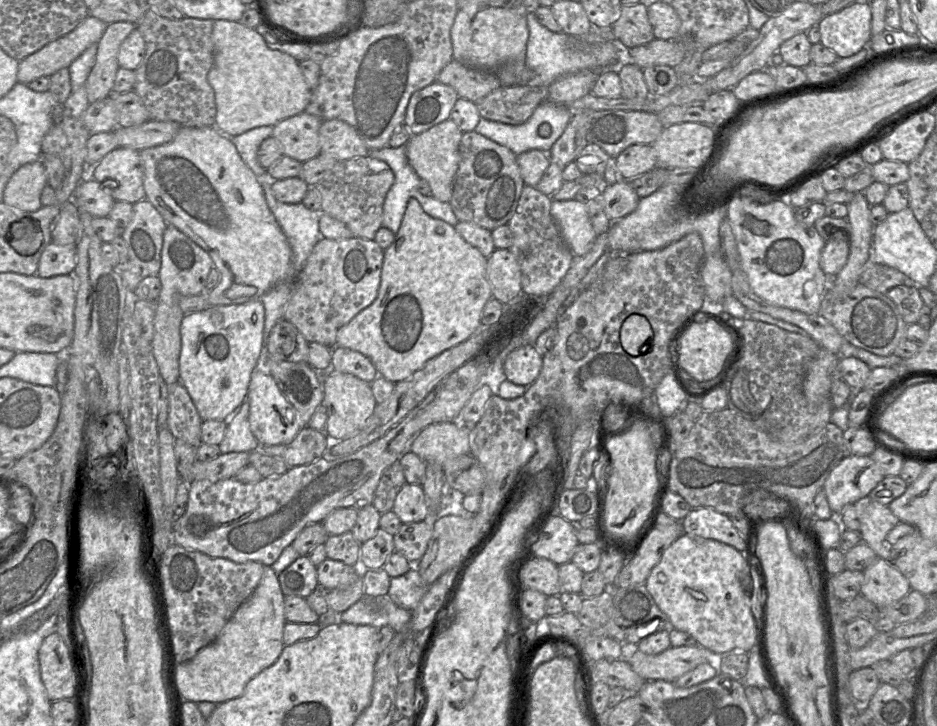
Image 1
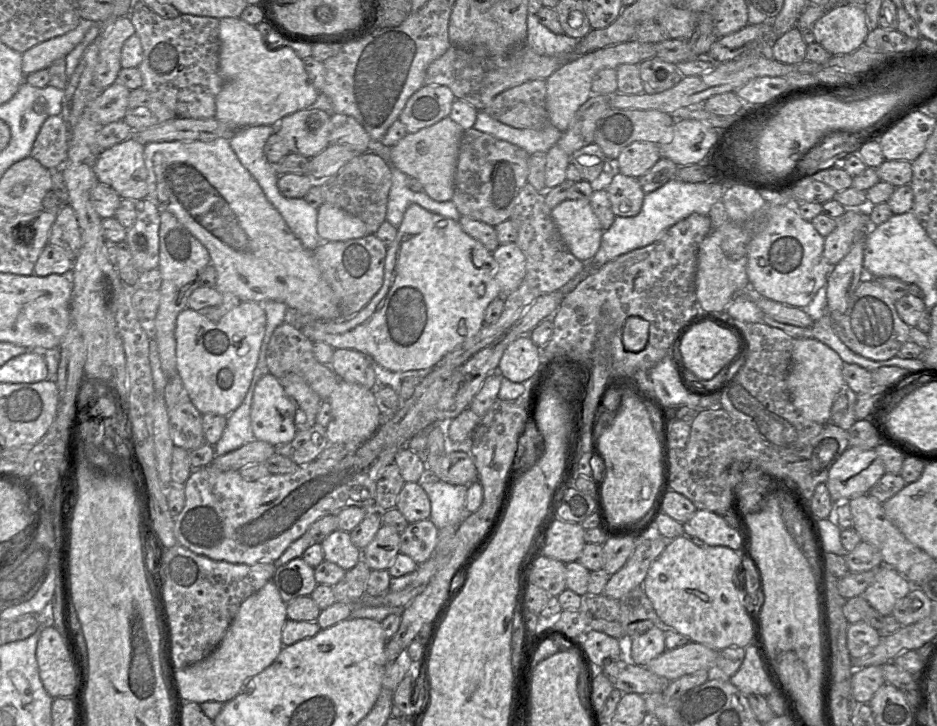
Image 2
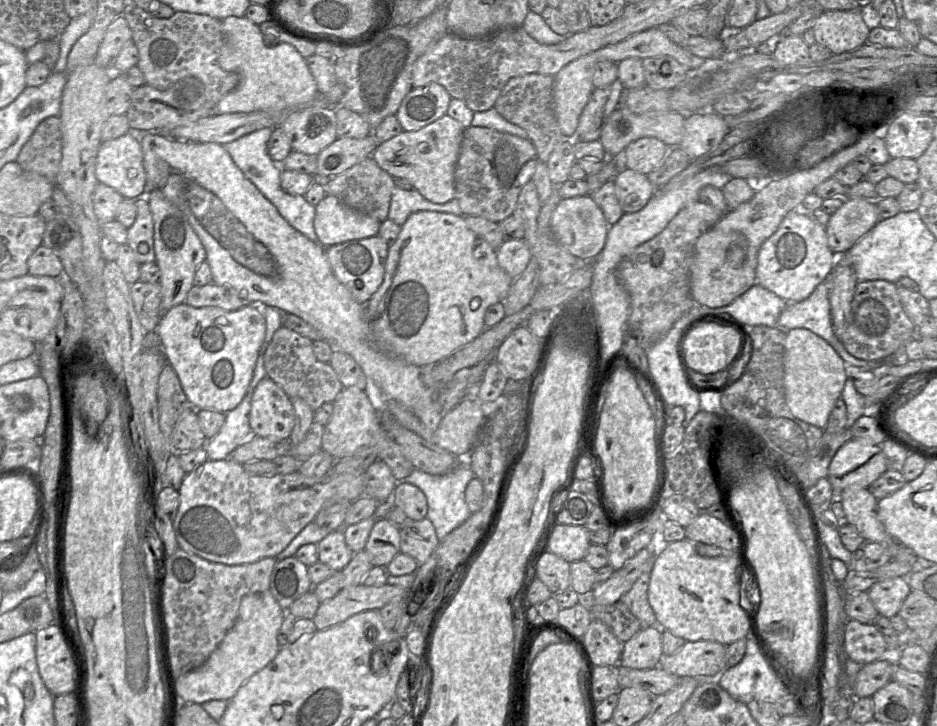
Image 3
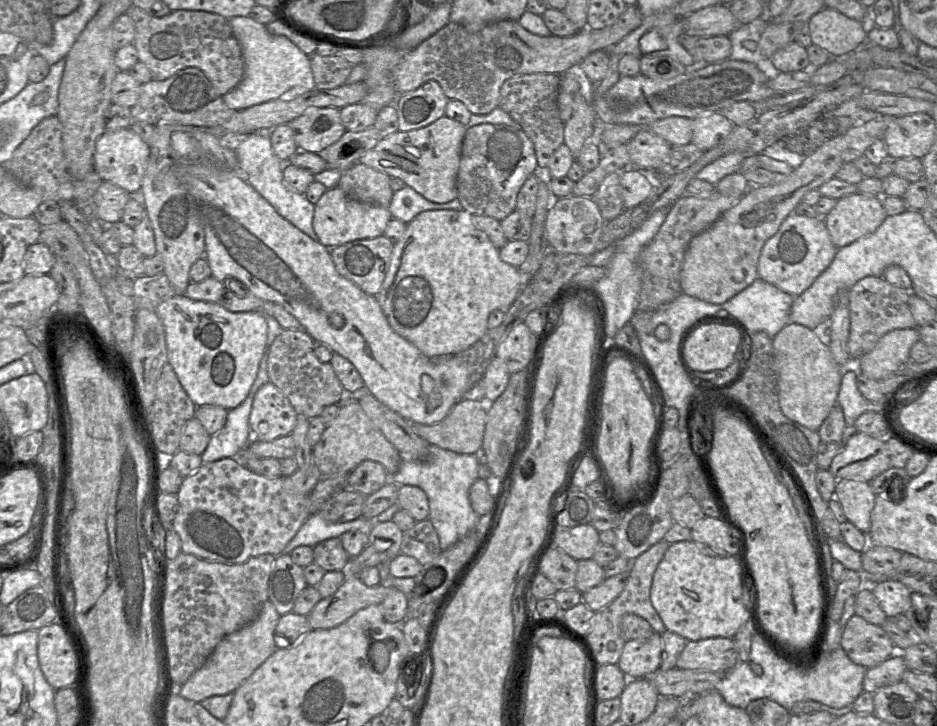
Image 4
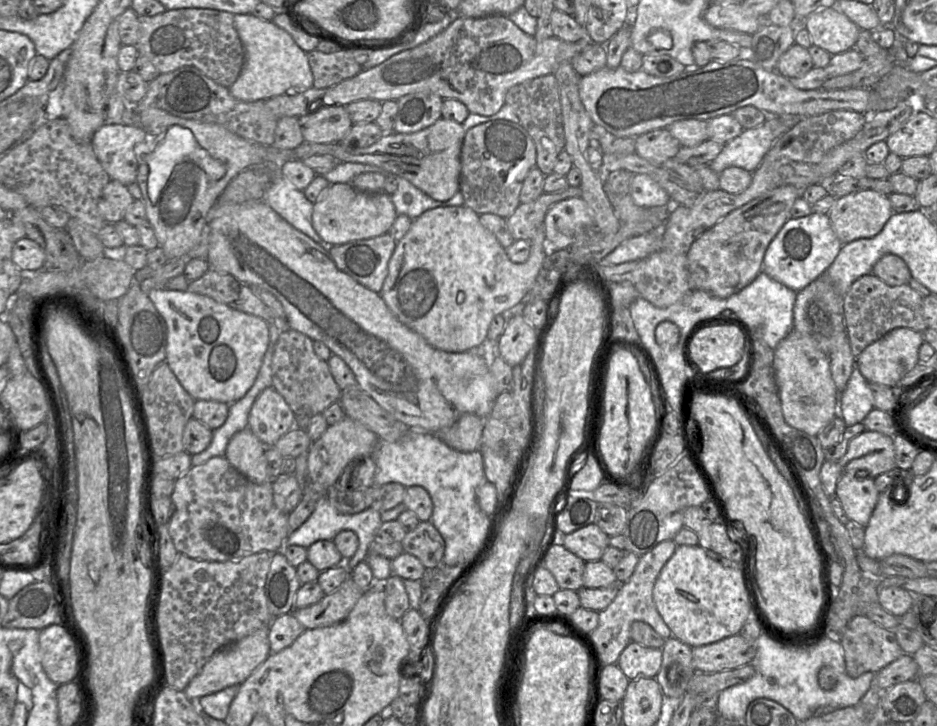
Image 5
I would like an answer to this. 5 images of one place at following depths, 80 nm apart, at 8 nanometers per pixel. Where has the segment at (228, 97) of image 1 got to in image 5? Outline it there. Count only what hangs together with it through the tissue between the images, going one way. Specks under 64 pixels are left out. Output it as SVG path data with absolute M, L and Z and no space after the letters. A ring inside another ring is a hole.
M253 14L234 15L234 26L244 47L244 64L237 80L229 87L231 95L243 102L268 100L272 97L313 87L313 75L307 53L285 30L272 21Z

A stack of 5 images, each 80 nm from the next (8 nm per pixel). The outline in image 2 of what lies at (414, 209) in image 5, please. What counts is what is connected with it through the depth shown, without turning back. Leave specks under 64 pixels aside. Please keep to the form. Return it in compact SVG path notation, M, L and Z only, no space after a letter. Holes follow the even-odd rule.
M392 167L392 186L388 197L386 212L387 222L399 228L406 209L413 203L420 205L432 213L459 221L461 214L452 200L437 202L430 198L424 191L413 192L407 186L408 177L402 171Z

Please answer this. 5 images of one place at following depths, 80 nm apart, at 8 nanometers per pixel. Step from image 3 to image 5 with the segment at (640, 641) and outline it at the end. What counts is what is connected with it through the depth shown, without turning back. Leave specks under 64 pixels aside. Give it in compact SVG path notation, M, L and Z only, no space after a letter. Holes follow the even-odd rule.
M631 641L620 654L617 666L629 680L655 678L662 663L662 649Z

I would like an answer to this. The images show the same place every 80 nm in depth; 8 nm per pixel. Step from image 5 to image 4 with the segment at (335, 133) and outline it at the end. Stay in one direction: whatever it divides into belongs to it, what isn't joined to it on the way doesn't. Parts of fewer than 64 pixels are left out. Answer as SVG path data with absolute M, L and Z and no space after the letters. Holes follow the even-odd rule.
M311 107L301 116L287 123L294 133L296 145L300 151L321 153L335 143L346 132L340 109L335 107Z

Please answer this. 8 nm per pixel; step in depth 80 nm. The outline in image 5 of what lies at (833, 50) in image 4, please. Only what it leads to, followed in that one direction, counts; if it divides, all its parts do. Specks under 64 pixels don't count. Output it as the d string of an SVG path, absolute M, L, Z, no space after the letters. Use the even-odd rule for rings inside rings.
M836 7L817 10L803 21L812 44L830 55L855 48L860 28Z

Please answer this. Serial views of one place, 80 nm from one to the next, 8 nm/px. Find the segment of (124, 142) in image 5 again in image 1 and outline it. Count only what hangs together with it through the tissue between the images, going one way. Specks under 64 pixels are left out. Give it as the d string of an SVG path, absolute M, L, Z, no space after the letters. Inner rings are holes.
M117 147L112 150L91 168L90 177L100 183L115 201L134 204L146 197L140 155L134 149Z

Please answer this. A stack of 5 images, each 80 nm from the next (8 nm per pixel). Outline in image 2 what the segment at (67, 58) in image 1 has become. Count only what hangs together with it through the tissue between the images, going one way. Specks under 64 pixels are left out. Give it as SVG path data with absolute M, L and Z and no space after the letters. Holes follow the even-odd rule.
M82 20L70 32L41 42L22 54L22 70L25 76L47 69L55 60L65 58L85 37L95 22Z

